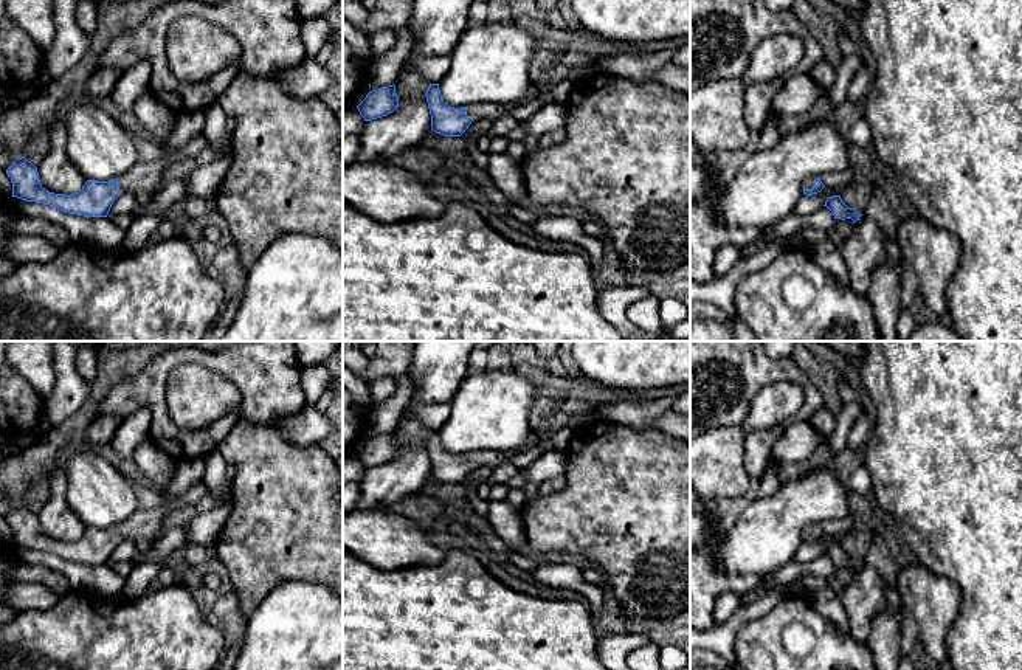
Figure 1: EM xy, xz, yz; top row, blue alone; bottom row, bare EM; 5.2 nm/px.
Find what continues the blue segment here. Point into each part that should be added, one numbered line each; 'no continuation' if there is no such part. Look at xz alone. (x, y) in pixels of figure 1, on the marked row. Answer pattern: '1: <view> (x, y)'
1: xz (475, 112)

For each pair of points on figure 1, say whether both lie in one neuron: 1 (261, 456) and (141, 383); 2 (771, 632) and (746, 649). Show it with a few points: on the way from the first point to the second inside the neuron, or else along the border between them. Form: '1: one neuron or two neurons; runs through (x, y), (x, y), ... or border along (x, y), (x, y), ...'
1: two neurons; border along (262, 425), (239, 419), (216, 448)
2: one neuron; runs through (765, 635), (752, 647)

